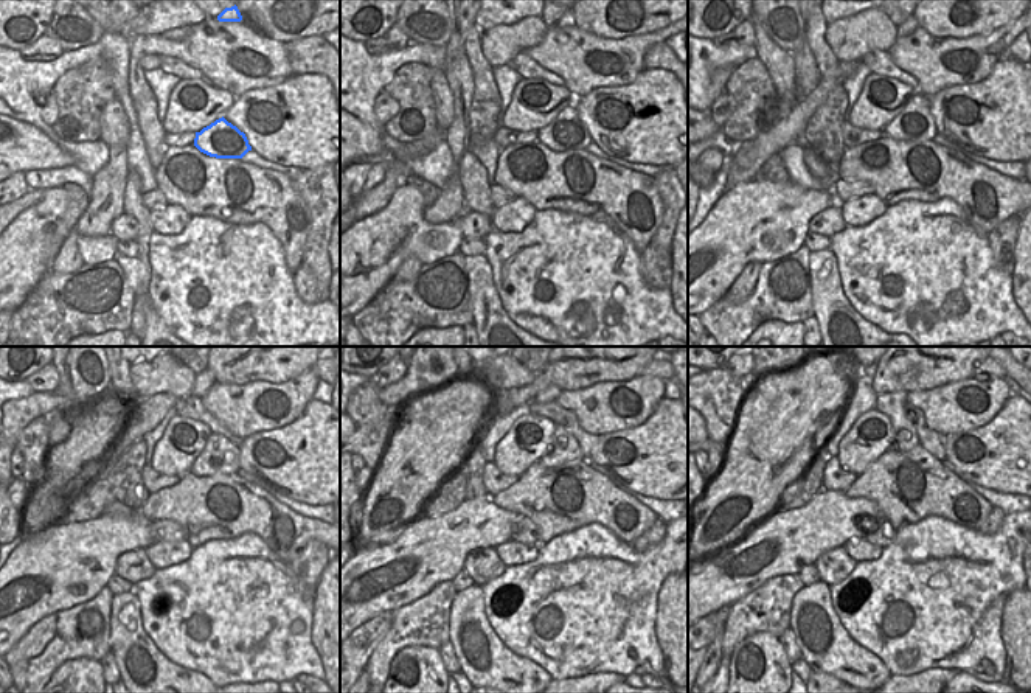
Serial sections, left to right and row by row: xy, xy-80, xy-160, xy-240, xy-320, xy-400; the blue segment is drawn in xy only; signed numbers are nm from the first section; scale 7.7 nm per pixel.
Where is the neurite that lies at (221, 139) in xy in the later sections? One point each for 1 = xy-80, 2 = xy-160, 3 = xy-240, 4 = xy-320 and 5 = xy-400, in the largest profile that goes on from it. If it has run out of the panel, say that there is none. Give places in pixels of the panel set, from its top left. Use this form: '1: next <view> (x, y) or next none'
1: next xy-80 (565, 132)
2: next xy-160 (915, 121)
3: next xy-240 (219, 456)
4: next xy-320 (565, 449)
5: next xy-400 (892, 404)

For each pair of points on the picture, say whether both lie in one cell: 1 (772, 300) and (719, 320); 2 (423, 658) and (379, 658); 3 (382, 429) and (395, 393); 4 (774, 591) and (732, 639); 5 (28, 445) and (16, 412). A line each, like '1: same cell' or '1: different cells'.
1: same cell
2: different cells
3: different cells
4: same cell
5: different cells

